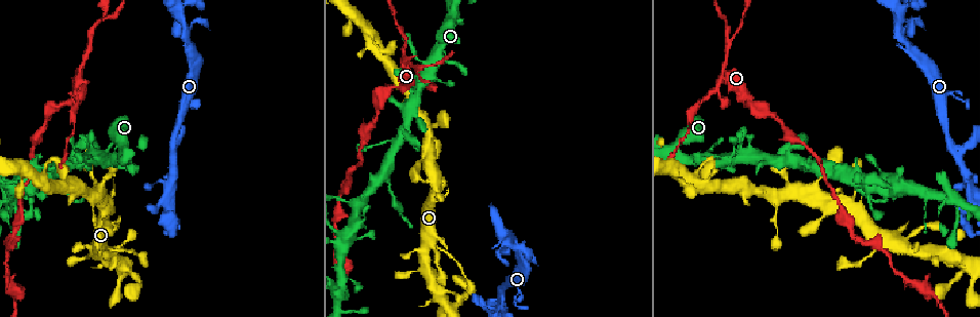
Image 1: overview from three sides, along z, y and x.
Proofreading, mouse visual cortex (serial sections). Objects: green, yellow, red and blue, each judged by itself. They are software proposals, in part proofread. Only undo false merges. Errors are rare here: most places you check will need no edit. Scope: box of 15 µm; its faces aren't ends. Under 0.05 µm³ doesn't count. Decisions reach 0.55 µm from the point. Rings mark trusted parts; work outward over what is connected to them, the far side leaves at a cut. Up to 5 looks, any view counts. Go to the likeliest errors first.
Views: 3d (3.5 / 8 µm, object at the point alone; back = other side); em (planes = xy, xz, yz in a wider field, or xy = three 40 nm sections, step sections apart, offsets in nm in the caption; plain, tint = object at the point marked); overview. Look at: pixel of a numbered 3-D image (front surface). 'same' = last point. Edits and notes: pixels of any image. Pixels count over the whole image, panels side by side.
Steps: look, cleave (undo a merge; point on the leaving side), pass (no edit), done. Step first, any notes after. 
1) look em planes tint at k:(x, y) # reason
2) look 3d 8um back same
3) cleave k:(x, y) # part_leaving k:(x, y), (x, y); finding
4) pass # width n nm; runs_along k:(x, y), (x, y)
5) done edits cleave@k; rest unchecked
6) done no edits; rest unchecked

look 3d 3.5um at 1:(727, 45) # two arms at a narrow angle

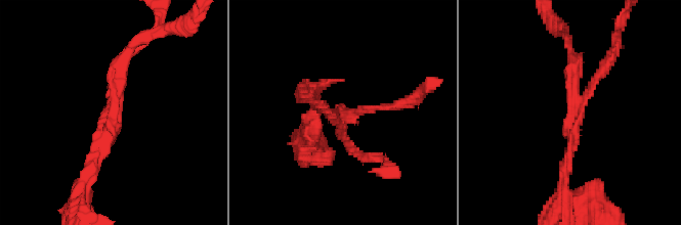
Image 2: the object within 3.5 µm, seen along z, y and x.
look em xy step 5 tint at 2:(113, 114) # arms 3; arm_widths 150, 200, 200 nm; shape alone is not enough

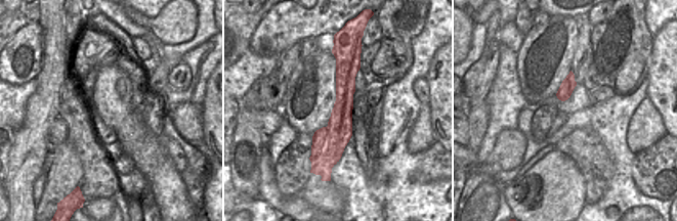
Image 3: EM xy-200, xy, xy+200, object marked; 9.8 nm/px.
cleave 2:(605, 66) # a second cell is stuck on

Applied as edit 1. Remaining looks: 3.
look overview

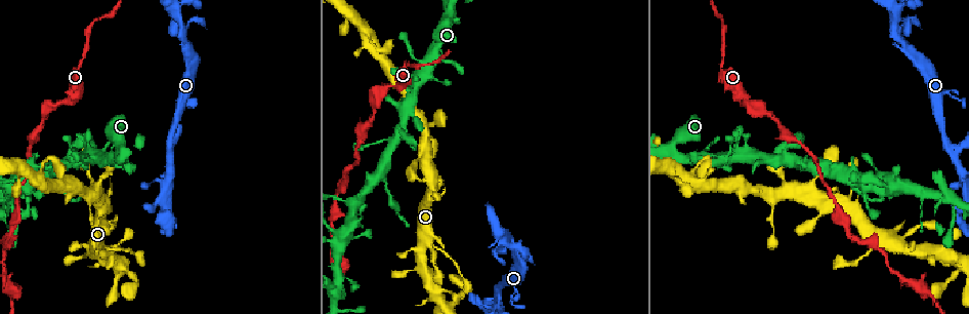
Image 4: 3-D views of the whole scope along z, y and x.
look 3d 3.5um at 4:(173, 7) # sharp bend

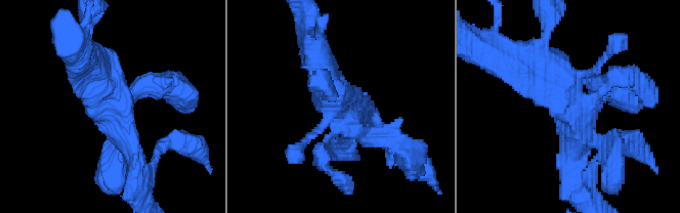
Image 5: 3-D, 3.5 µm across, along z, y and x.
look em xy step 1 tint at 5:(577, 114) # shape alone is not enough

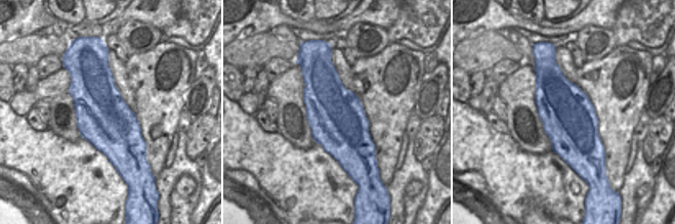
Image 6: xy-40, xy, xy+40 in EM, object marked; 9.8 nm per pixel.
pass # runs_along 5:(136, 176), (130, 141), (92, 70); continuous, no second cell

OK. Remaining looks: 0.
done edits cleave@2; rest unchecked

